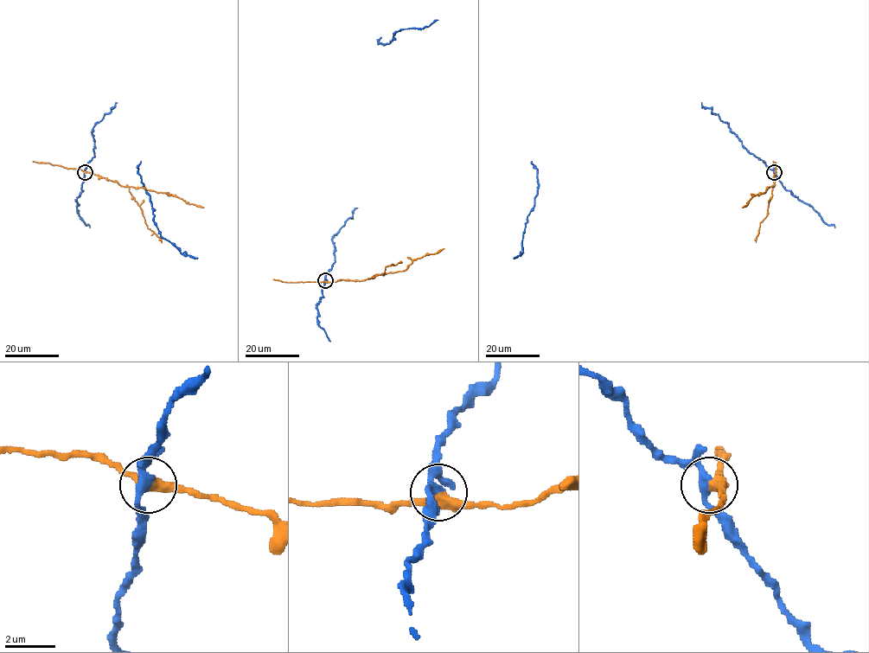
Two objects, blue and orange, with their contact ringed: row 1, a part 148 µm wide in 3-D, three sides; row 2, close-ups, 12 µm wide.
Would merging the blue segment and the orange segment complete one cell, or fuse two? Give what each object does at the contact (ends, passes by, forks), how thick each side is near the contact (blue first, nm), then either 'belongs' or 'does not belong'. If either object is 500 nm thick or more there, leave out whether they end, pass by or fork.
blue passes by; orange passes by; 320 nm thick on the blue side, 400 nm on the other; does not belong

